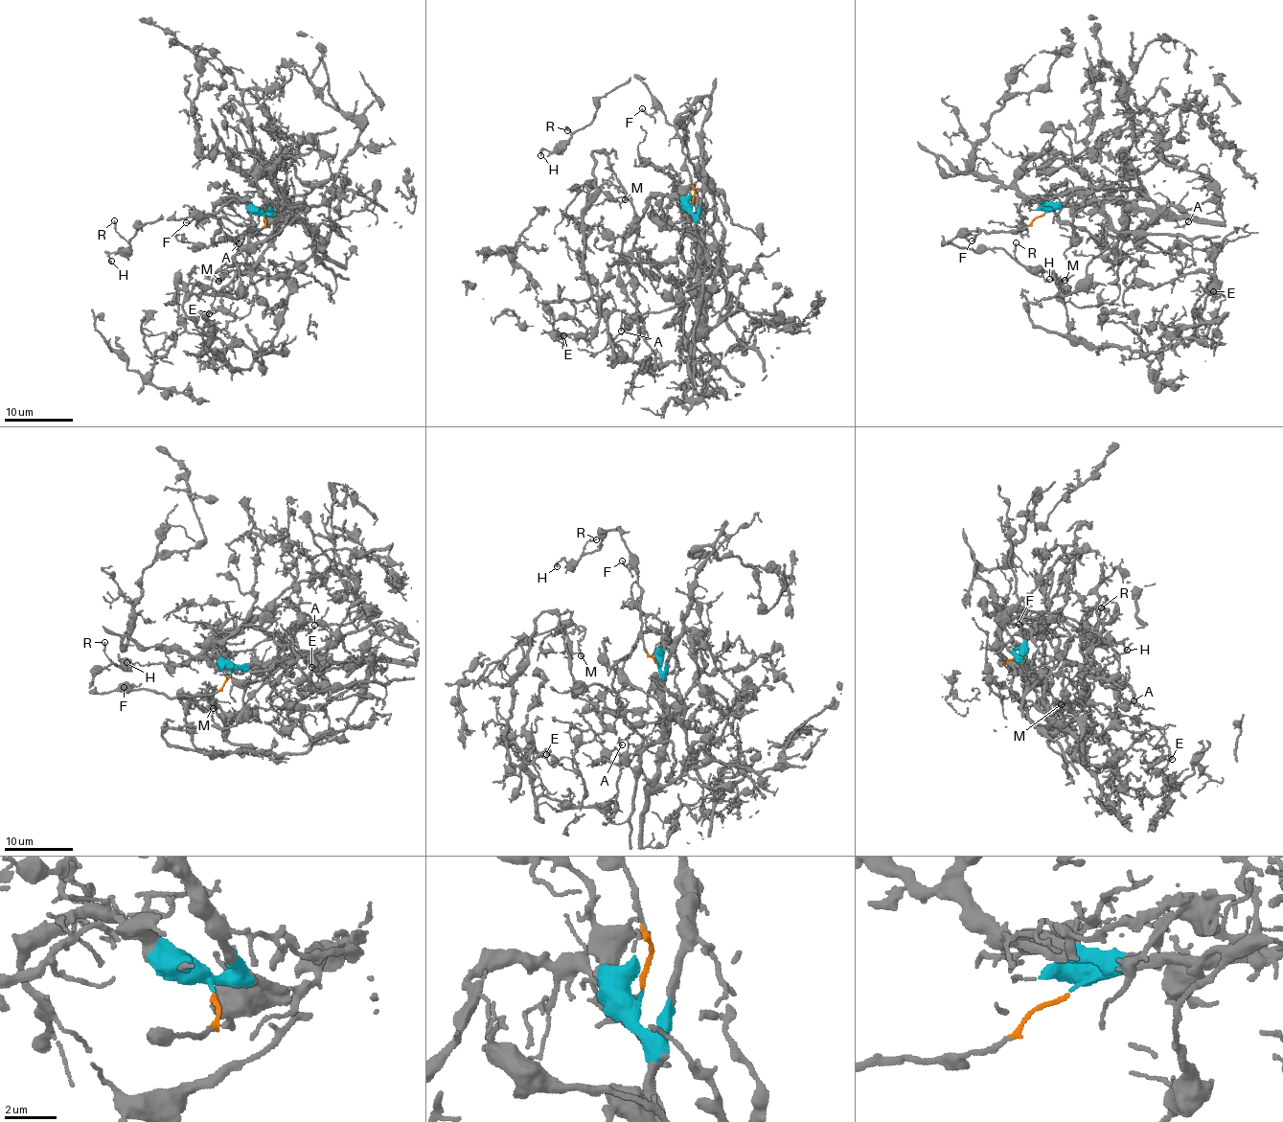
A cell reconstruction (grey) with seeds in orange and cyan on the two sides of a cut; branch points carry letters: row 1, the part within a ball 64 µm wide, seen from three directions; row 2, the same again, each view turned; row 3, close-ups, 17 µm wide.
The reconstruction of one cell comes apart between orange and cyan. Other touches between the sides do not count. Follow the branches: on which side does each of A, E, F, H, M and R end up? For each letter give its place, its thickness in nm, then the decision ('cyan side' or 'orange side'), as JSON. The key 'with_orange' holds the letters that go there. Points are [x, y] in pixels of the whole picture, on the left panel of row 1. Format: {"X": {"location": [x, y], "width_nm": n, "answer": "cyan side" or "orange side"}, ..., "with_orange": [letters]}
{"A": {"location": [239, 243], "width_nm": 160, "answer": "cyan side"}, "E": {"location": [209, 313], "width_nm": 140, "answer": "cyan side"}, "F": {"location": [186, 222], "width_nm": 160, "answer": "orange side"}, "H": {"location": [111, 261], "width_nm": 170, "answer": "orange side"}, "M": {"location": [218, 281], "width_nm": 90, "answer": "cyan side"}, "R": {"location": [114, 220], "width_nm": 130, "answer": "orange side"}, "with_orange": ["F", "H", "R"]}

